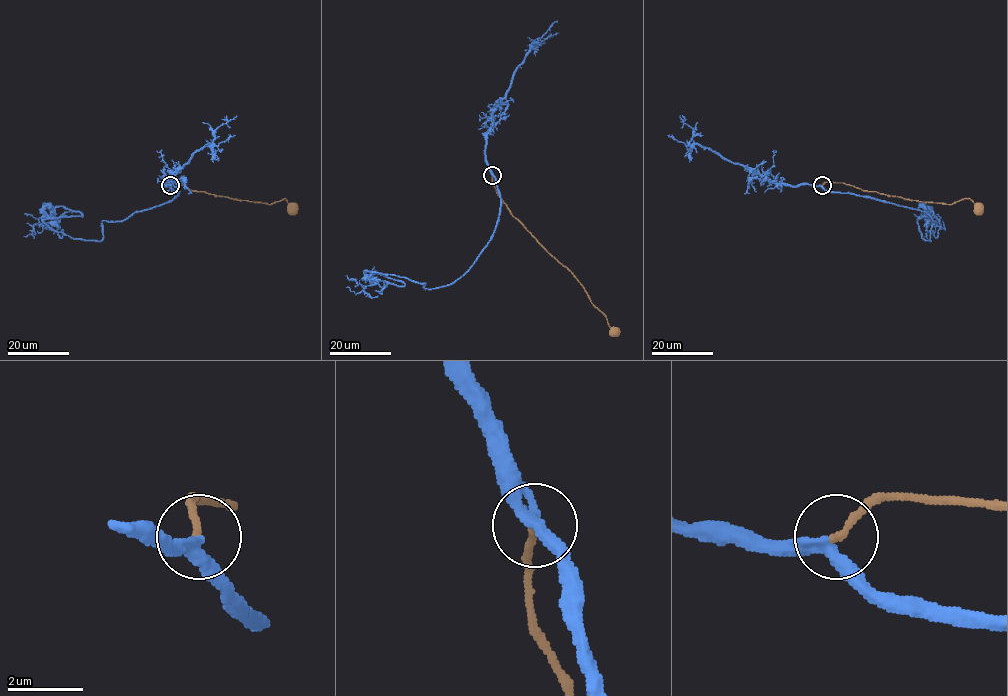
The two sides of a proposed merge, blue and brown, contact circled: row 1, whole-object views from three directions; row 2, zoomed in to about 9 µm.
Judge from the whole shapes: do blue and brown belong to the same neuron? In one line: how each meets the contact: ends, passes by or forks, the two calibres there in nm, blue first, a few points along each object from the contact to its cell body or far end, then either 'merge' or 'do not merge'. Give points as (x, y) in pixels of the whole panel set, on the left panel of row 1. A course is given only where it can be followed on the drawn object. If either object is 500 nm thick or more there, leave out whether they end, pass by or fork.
blue passes by; brown ends; calibres 360 and 200 nm; course blue (170, 185), (178, 193), (170, 202), (103, 221), (100, 241), (54, 231), (41, 217), (59, 218), (62, 231); course brown (170, 185), (170, 182), (192, 190), (272, 204), (285, 199), (292, 206); merge

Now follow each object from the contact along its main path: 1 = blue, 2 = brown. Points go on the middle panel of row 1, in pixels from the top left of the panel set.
1: (492, 174), (498, 221), (461, 276), (425, 289), (363, 273), (381, 293), (384, 282)
2: (492, 175), (497, 195), (509, 212), (571, 272), (614, 330)

